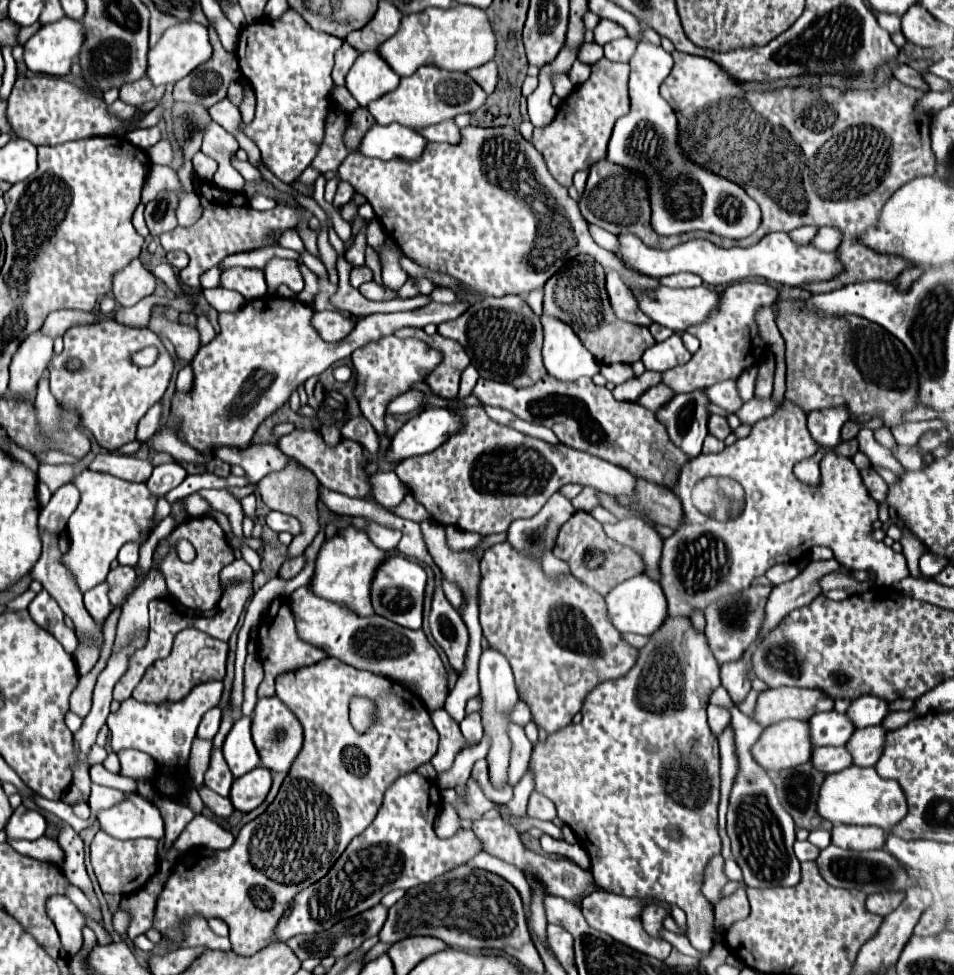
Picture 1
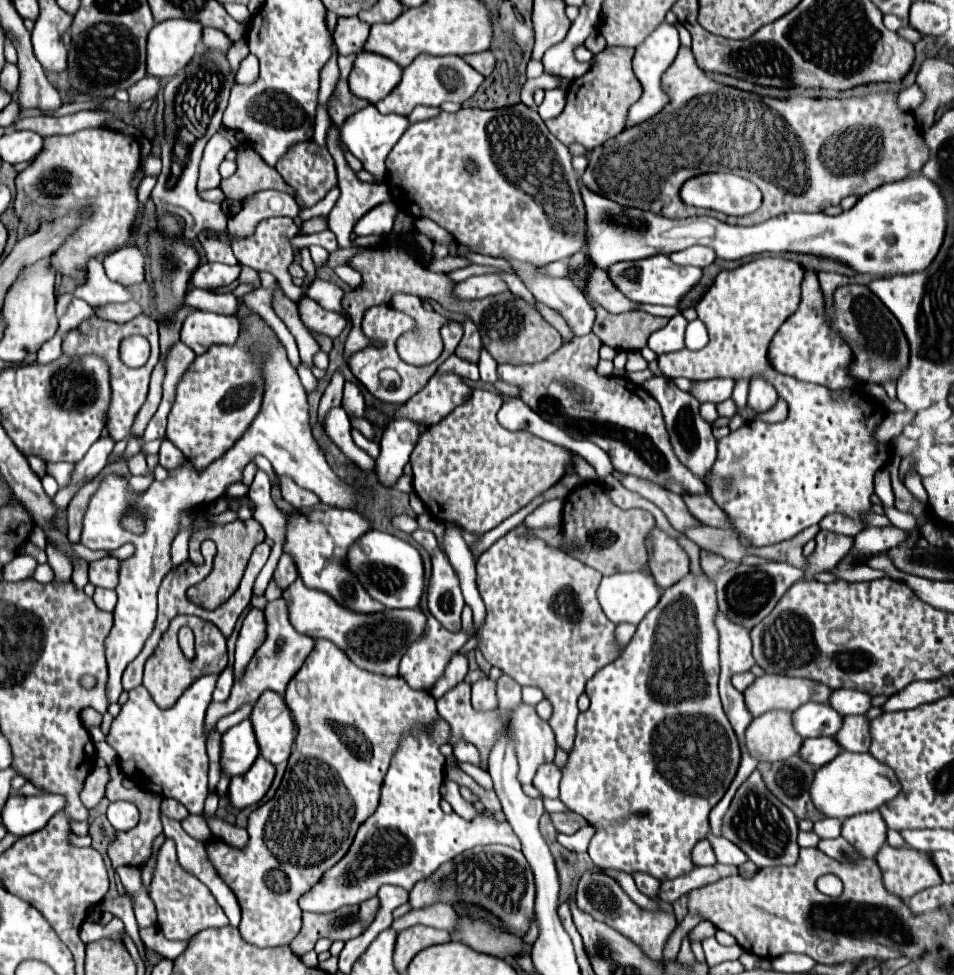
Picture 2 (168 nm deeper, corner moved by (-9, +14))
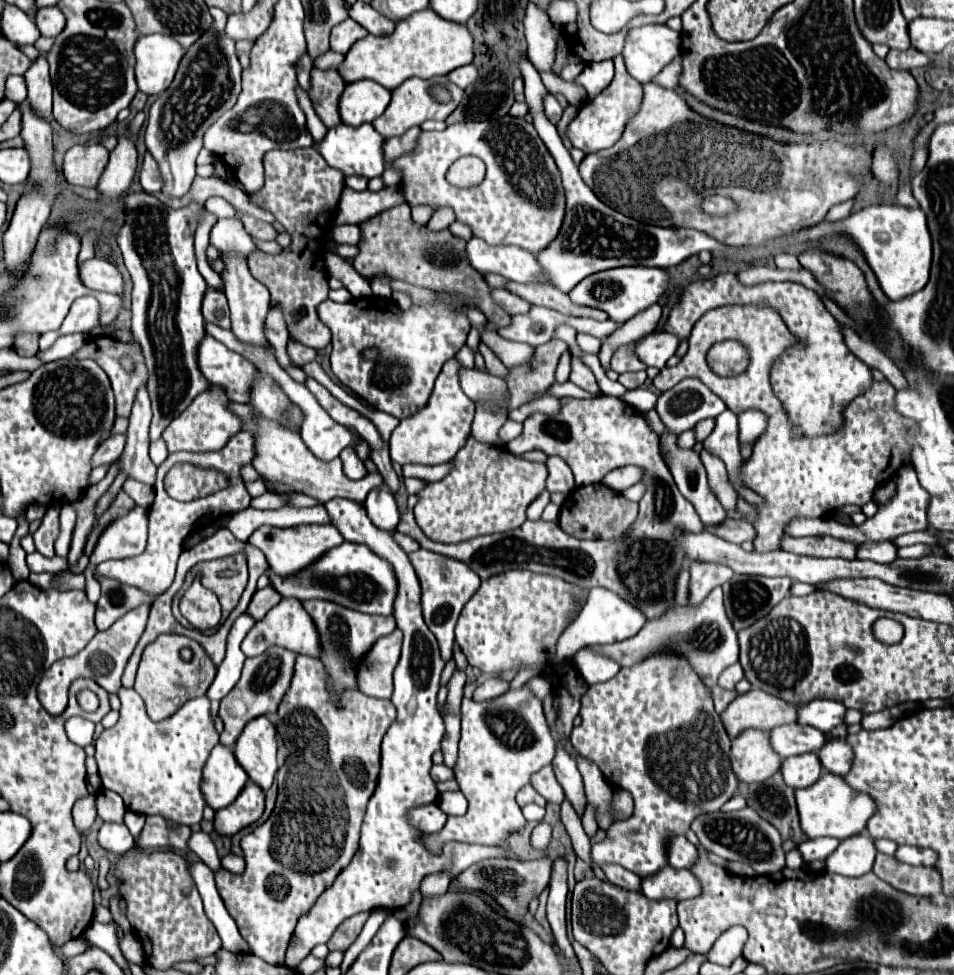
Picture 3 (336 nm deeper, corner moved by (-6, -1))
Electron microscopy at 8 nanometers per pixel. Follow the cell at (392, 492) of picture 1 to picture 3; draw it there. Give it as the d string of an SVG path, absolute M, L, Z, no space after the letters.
M206 323L206 333L208 335L212 335L214 339L218 339L218 341L222 341L228 349L232 349L232 351L236 351L236 353L240 353L240 355L246 355L246 359L248 361L252 361L256 367L260 367L262 371L268 371L278 383L280 383L280 387L286 391L286 395L292 399L292 403L296 403L300 409L302 409L302 413L304 413L304 425L302 425L302 433L300 433L300 437L304 439L304 443L306 443L306 447L318 457L318 459L322 459L322 461L332 461L334 459L334 455L340 455L346 447L354 447L357 448L359 443L355 437L352 437L352 433L344 427L344 425L340 425L340 423L336 423L322 407L320 407L320 403L314 399L314 395L302 385L302 383L296 383L278 363L276 363L276 359L272 357L272 355L268 355L268 353L264 353L262 349L256 349L256 347L246 347L246 345L242 345L236 337L234 337L234 333L230 329L222 329L222 327L218 327L218 325L214 325L214 323Z

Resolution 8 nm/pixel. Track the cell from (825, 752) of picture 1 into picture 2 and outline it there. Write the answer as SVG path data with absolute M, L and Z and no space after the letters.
M817 738L817 740L805 740L801 744L799 756L811 764L813 768L821 768L825 766L829 760L833 760L837 754L841 752L839 744L835 742L835 738Z

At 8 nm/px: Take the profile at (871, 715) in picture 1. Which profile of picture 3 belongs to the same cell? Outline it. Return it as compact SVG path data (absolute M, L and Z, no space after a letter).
M814 699L798 709L798 723L818 727L822 733L834 731L834 727L844 725L846 707L842 703L834 703L828 699Z

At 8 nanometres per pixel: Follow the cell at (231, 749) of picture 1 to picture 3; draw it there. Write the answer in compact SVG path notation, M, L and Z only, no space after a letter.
M218 743L210 753L202 775L202 793L206 803L216 811L228 807L244 789L246 781L248 775L236 761L234 751Z

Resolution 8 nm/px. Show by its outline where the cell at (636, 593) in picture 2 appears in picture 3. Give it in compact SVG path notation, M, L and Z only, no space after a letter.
M602 587L590 589L584 609L558 640L556 661L569 660L582 647L588 647L588 645L604 645L604 643L616 643L616 641L630 639L644 627L644 623L646 623L646 617L632 603L626 603L622 597Z

